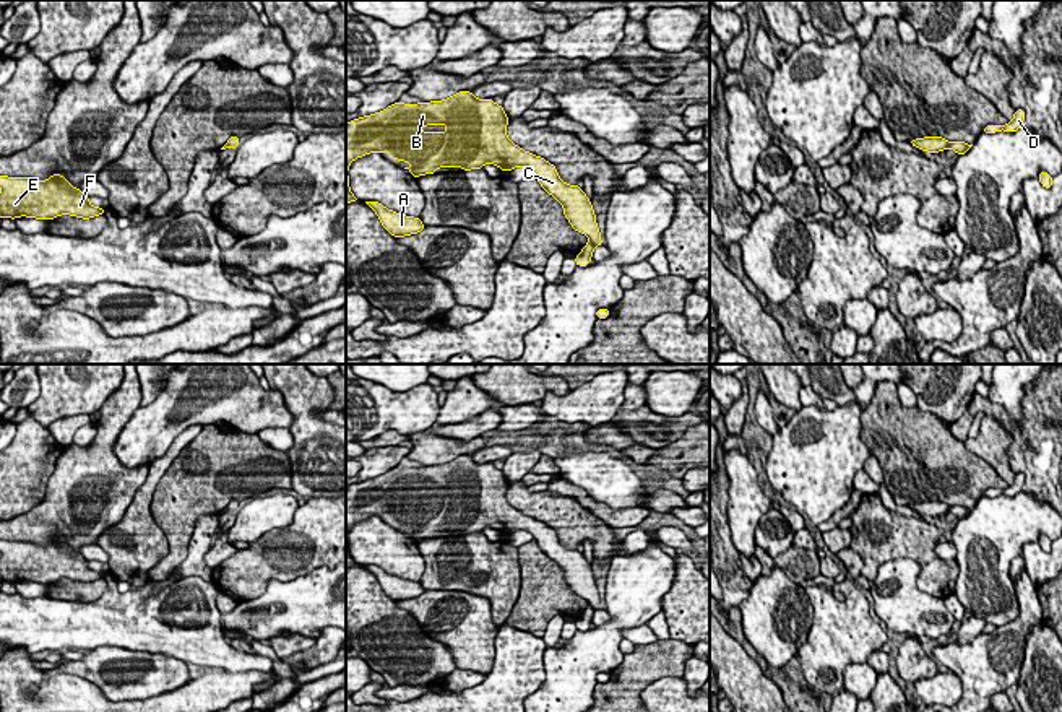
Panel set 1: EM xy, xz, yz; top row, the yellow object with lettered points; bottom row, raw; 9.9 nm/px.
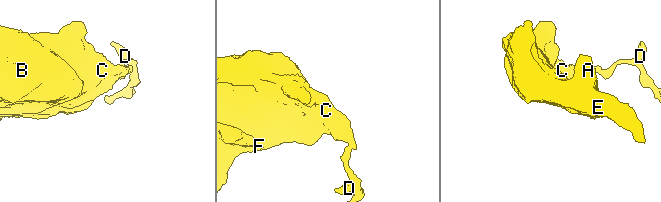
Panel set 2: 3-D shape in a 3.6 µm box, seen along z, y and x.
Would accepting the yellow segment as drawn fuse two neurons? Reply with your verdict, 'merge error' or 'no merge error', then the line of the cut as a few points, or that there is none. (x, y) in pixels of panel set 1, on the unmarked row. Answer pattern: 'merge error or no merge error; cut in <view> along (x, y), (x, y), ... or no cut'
merge error; cut in xz along (590, 603), (595, 608)

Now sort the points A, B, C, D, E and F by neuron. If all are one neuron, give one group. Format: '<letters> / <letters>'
A B C E F / D

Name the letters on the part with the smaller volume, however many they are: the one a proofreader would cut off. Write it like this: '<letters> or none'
D

